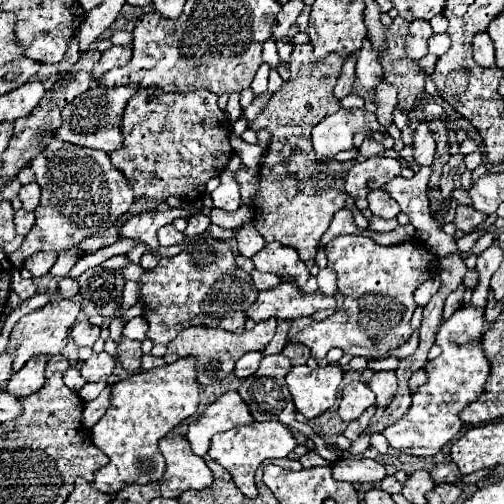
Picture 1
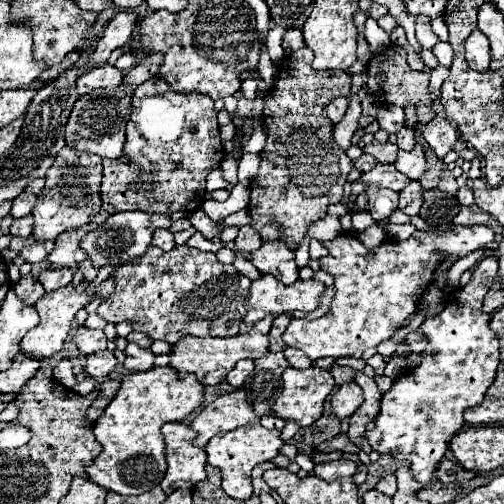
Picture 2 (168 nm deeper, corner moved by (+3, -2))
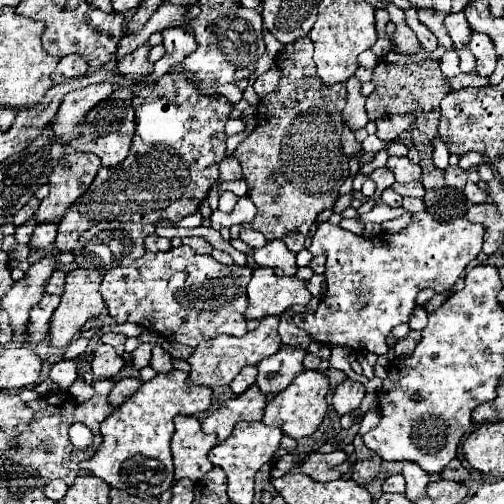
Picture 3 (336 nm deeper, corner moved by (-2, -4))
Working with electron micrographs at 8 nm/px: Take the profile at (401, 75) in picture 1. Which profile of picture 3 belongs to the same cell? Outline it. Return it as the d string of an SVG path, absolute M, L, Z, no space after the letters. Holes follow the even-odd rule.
M388 52L378 60L378 64L374 68L372 84L374 84L374 92L366 100L366 110L368 110L370 120L378 120L384 114L412 112L418 118L416 128L422 134L426 134L428 140L432 140L436 136L438 120L440 120L440 100L452 90L438 68L438 62L430 60L428 54L424 54L424 52L414 54L414 56Z

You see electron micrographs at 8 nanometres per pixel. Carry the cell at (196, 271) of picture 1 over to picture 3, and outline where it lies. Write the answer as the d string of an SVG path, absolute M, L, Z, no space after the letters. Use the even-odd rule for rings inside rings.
M180 244L168 252L146 252L134 264L106 272L102 296L118 324L128 320L172 342L196 346L218 334L244 336L248 332L244 312L248 308L246 284L250 274L248 266L224 266L212 256L196 254Z

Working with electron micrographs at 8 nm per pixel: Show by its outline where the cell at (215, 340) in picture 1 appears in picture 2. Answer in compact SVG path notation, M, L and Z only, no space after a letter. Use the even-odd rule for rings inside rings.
M265 316L263 320L259 320L257 324L253 324L253 328L245 334L237 334L233 338L211 338L211 336L205 336L205 338L195 338L195 336L189 336L189 338L183 338L181 342L177 342L173 346L173 352L171 352L171 364L183 372L183 374L195 374L197 380L203 384L203 386L215 386L219 384L221 380L225 380L225 376L235 368L235 364L243 358L261 358L263 354L267 354L269 350L269 330L271 330L271 322L273 322L273 316Z

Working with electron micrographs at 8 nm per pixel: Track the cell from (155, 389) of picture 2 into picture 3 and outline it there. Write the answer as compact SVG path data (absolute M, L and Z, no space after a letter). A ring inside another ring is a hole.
M172 370L166 374L156 374L156 378L144 382L122 406L116 408L114 414L110 414L102 424L100 424L100 434L102 434L102 444L98 452L80 464L80 468L90 470L94 476L102 478L108 486L124 490L132 496L138 498L152 498L160 496L174 484L174 468L172 468L172 454L170 454L170 440L174 432L174 422L172 418L178 414L188 414L194 416L198 412L208 410L212 400L212 390L206 386L196 386L188 382L188 372L182 370Z

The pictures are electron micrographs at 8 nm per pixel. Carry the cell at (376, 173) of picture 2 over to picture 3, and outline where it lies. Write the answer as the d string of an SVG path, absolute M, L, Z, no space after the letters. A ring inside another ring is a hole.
M394 182L394 192L398 192L400 196L416 196L416 198L422 198L424 196L424 186L422 182L410 182L410 184L398 184Z

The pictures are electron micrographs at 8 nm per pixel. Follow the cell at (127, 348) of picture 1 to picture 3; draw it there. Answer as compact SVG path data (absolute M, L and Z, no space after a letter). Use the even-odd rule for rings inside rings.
M154 346L154 348L152 348L150 366L152 366L156 372L170 372L170 370L172 370L172 356L170 356L162 346Z

